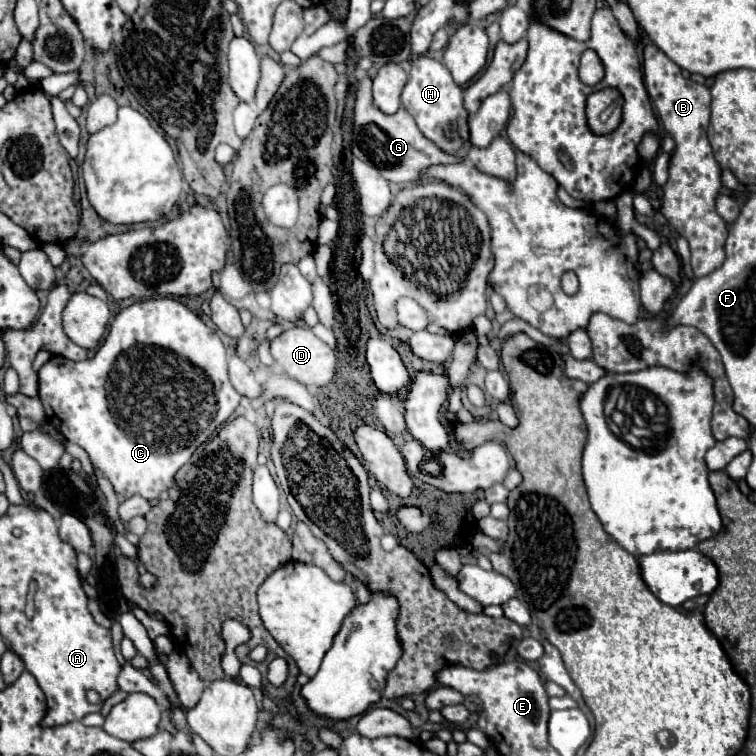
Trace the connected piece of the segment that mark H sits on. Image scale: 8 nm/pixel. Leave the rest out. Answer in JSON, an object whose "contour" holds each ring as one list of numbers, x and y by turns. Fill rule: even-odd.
{"contour":[[424,54,412,60,410,78,402,90,402,106,414,116,420,132,440,150,456,154,470,140,468,110,464,108,464,90,454,82,452,74,442,62]]}

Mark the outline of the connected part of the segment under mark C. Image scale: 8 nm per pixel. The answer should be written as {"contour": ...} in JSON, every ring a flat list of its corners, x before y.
{"contour":[[160,296,160,298,142,300,142,302,136,302,136,304,128,306,128,308,124,308,114,318,106,340,102,342,102,346,98,348,98,352,92,358,80,360,80,362,72,362,72,360,64,360,62,356,52,356,38,372,38,378,40,378,38,396,40,396,42,404,44,404,48,424,52,424,68,442,76,442,78,446,82,446,86,450,86,454,92,460,92,466,98,468,104,474,104,478,110,480,110,484,112,484,112,488,114,488,114,492,118,496,130,498,130,496,138,494,138,496,144,496,146,500,158,500,160,492,164,492,164,490,168,490,168,488,172,488,176,484,174,482,176,472,190,460,194,450,202,442,206,442,210,438,210,434,220,424,224,424,230,418,230,414,236,410,236,406,240,404,240,394,230,384,226,368,228,368,226,350,224,350,224,344,218,338,218,334,212,328,208,328,194,312,190,312,179,300,171,296]]}

